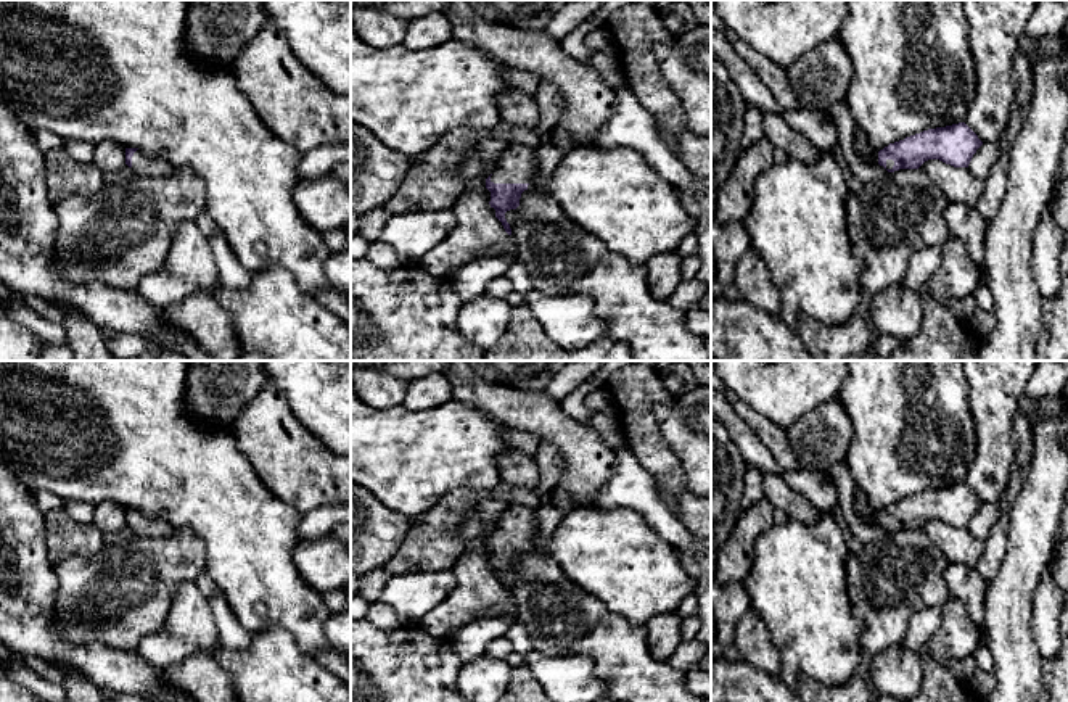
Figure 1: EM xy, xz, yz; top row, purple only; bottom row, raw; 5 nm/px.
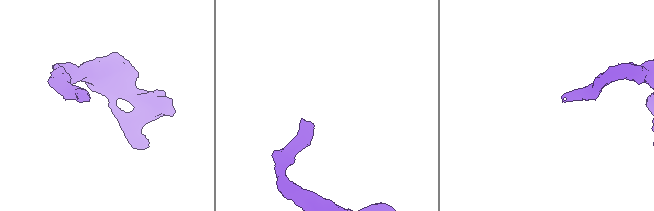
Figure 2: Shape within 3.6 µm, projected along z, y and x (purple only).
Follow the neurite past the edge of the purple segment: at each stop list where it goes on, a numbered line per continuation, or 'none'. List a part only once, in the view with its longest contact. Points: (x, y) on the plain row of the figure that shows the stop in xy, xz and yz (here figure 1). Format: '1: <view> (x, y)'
1: xz (517, 525)

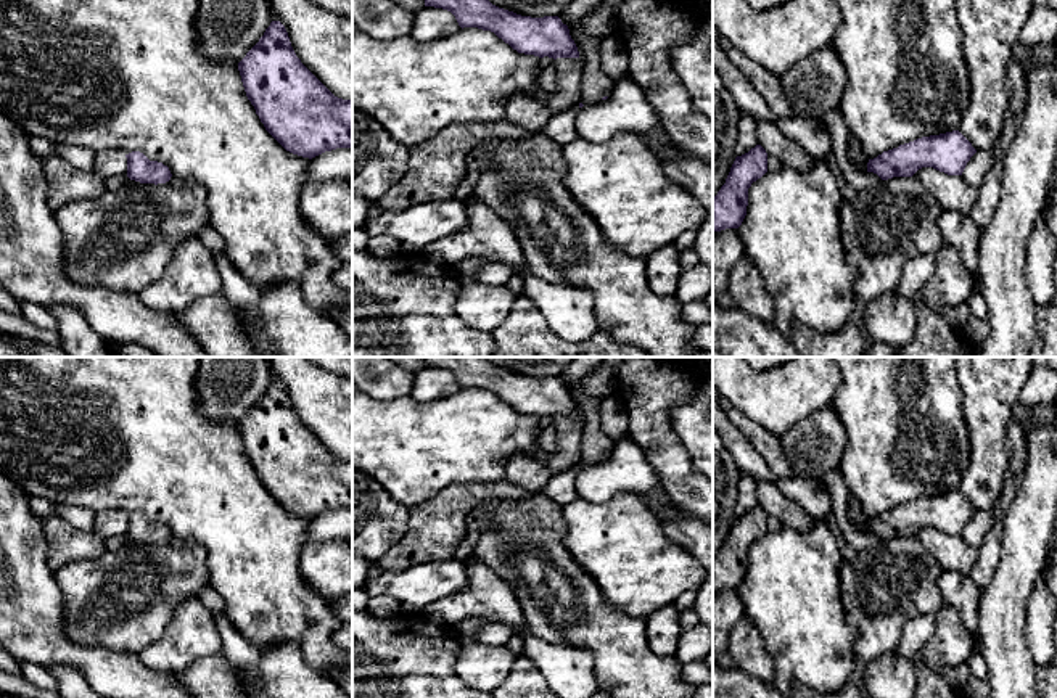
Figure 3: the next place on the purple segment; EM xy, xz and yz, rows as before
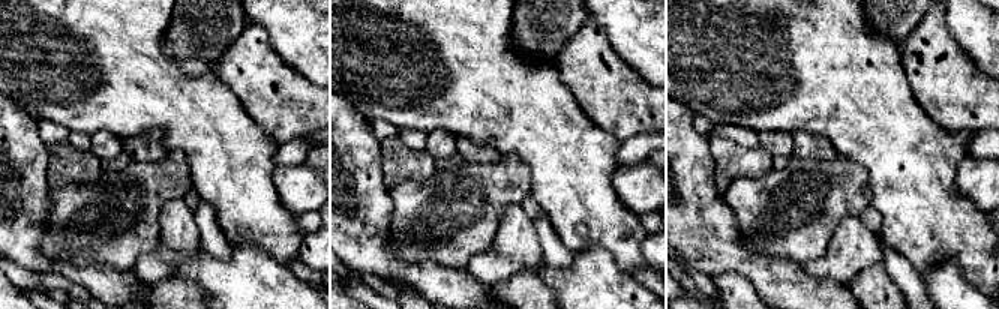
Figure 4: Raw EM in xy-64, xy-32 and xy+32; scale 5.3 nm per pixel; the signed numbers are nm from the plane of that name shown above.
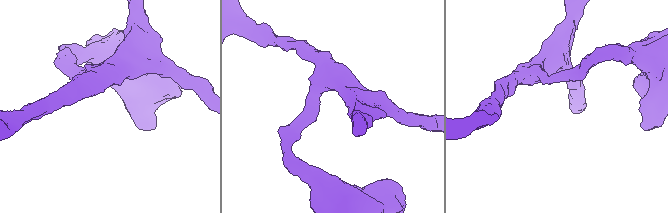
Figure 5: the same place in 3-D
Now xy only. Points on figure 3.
none

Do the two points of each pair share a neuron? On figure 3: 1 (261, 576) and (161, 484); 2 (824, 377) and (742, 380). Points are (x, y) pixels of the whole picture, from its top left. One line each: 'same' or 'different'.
1: same
2: same

